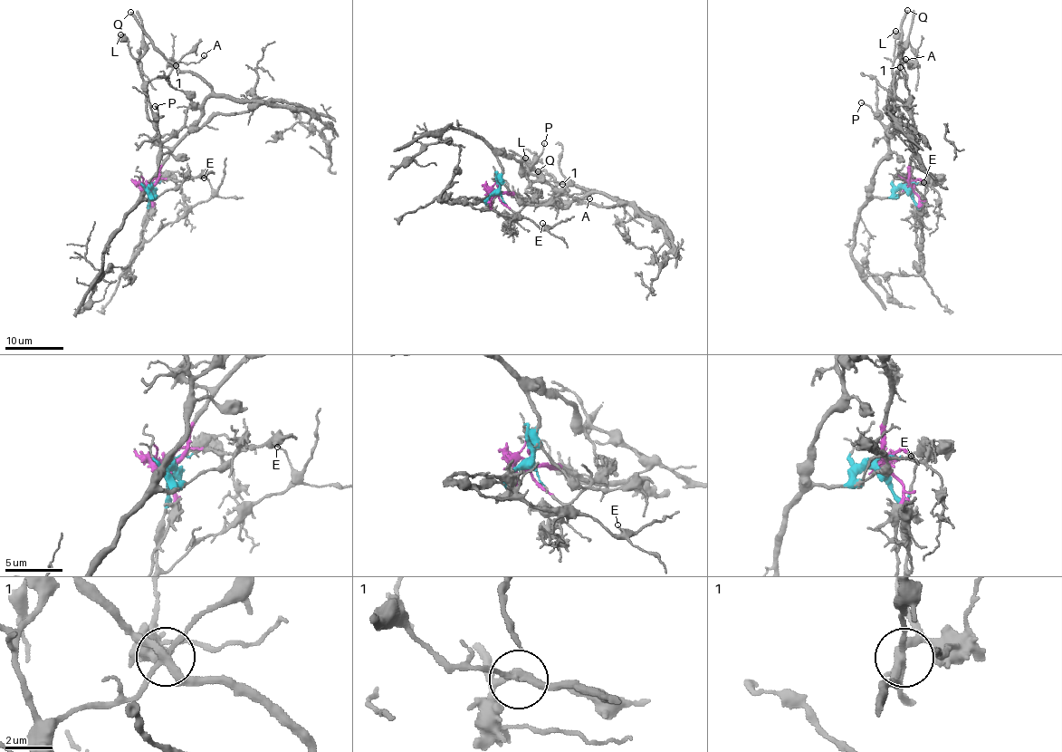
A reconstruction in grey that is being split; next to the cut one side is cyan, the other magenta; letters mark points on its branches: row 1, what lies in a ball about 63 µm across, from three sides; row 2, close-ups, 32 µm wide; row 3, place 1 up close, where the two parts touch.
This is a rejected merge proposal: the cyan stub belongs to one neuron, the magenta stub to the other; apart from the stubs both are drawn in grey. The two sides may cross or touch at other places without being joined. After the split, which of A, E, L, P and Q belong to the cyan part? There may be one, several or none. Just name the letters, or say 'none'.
E, L, P

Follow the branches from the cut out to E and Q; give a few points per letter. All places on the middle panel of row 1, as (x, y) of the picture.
E: (498, 193), (482, 201), (469, 203), (499, 214), (517, 214), (541, 228), (545, 227), (545, 230), (542, 224)
Q: (499, 193), (551, 201), (563, 207), (588, 193), (578, 186), (556, 180), (547, 170), (538, 172)

